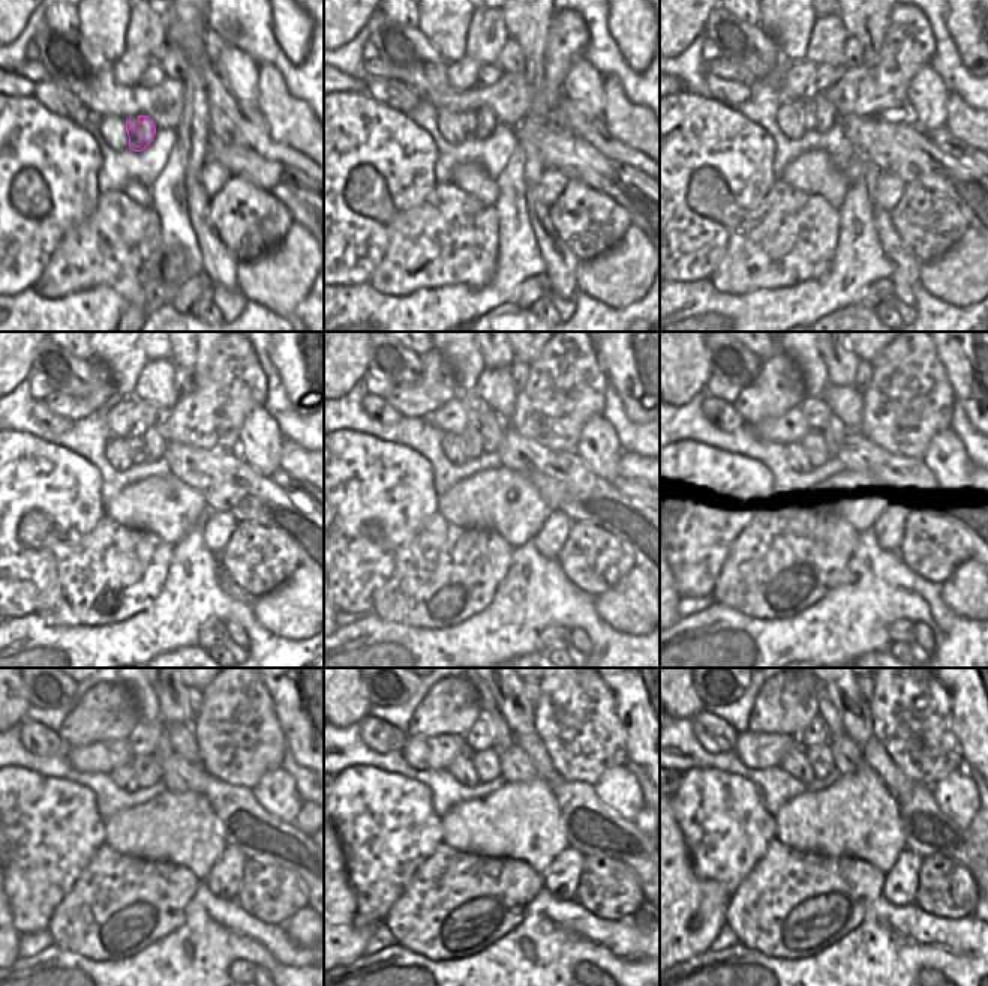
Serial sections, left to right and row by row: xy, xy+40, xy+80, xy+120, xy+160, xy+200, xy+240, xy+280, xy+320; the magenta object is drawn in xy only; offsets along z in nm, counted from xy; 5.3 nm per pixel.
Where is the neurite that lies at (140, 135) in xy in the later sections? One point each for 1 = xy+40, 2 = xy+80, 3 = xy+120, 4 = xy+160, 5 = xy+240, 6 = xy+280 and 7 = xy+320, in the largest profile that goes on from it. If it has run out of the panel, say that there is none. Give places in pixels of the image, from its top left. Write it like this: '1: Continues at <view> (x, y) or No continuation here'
1: Continues at xy+40 (486, 122)
2: Continues at xy+80 (825, 113)
3: Continues at xy+120 (153, 443)
4: Continues at xy+160 (492, 428)
5: Continues at xy+240 (164, 749)
6: Continues at xy+280 (502, 737)
7: Continues at xy+320 (826, 710)

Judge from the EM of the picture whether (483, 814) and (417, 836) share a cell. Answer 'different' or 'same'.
different

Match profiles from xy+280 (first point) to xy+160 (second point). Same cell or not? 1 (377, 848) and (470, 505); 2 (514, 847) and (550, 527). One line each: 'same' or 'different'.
1: different
2: different

